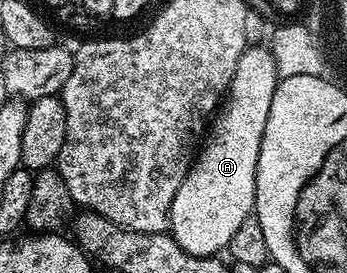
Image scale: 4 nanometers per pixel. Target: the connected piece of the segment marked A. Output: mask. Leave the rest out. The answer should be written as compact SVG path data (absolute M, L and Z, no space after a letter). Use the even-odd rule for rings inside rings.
M250 44L246 47L239 59L239 67L235 67L235 75L229 84L228 93L223 98L223 104L212 118L207 136L189 168L189 174L183 179L179 191L175 191L175 199L171 203L168 232L177 240L179 247L183 247L183 251L196 257L216 257L222 251L228 250L231 235L235 235L235 230L243 224L243 219L254 216L259 151L263 131L267 127L267 115L271 115L271 99L277 90L278 80L273 52L264 44Z

